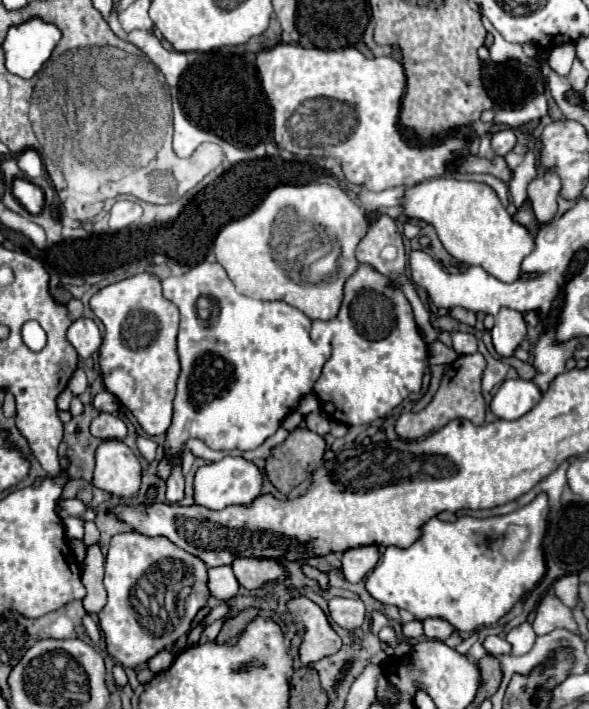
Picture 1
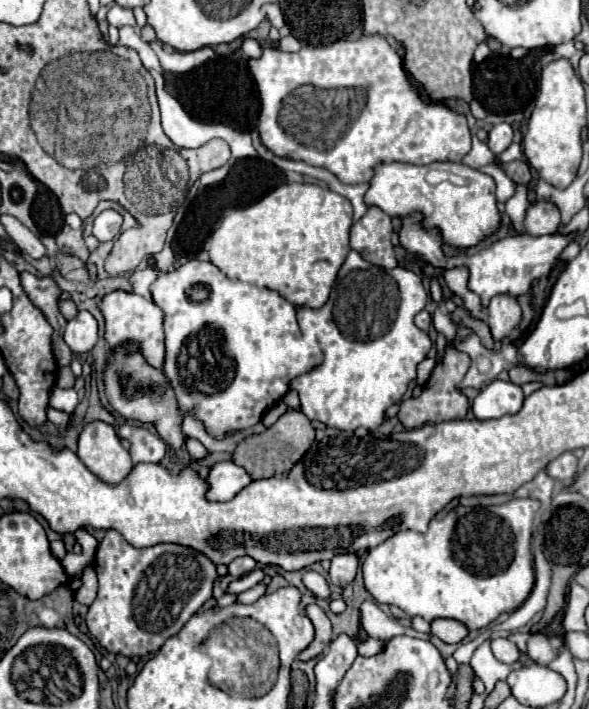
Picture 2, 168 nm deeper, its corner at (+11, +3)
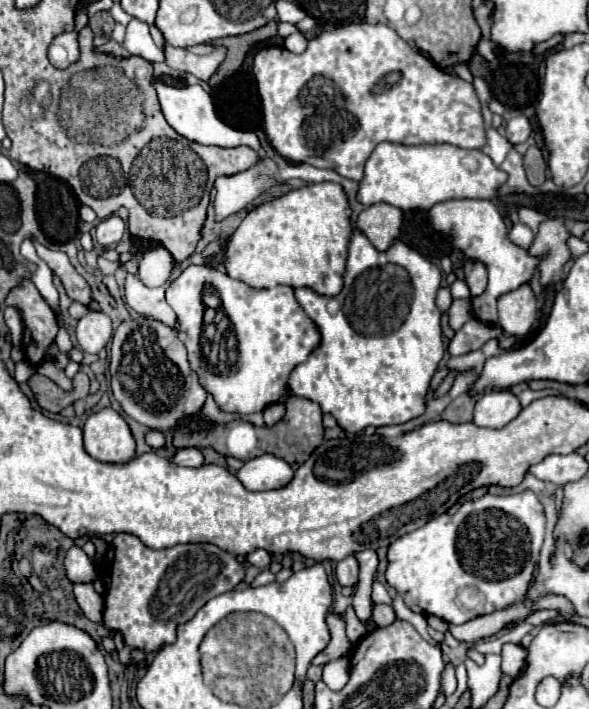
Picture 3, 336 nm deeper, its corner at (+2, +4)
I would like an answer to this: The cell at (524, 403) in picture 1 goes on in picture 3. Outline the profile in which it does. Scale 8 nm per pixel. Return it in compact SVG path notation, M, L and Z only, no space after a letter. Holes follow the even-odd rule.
M492 390L478 398L474 406L474 424L484 428L504 428L520 414L522 406L510 390Z

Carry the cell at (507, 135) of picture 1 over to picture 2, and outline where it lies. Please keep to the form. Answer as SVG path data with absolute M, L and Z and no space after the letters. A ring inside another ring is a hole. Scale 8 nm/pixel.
M501 123L489 131L487 145L495 155L499 155L511 145L511 141L513 141L513 127L509 123Z

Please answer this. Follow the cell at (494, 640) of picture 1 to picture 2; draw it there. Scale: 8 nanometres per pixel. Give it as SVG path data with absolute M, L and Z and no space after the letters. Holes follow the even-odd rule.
M493 639L491 641L491 649L493 649L493 655L501 661L501 663L507 663L507 665L513 665L521 659L521 651L517 649L517 645L513 645L509 639Z

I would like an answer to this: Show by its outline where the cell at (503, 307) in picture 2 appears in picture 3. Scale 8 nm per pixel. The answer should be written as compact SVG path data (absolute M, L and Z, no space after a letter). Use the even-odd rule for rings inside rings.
M528 284L498 298L498 324L506 334L524 336L536 320L536 298Z

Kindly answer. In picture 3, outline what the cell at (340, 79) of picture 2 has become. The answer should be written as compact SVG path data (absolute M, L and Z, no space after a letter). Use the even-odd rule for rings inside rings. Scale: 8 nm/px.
M350 24L346 28L326 30L308 42L304 54L292 54L278 46L262 48L254 56L252 70L262 100L266 136L274 150L290 162L306 162L320 168L322 156L334 164L340 176L360 182L366 158L370 158L380 142L404 146L452 144L458 148L482 148L486 144L484 120L474 86L440 70L386 24Z

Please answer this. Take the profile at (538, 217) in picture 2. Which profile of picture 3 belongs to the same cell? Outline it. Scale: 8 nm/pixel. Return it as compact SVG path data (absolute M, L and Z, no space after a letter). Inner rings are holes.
M546 218L538 234L534 236L534 242L530 246L530 254L540 256L540 282L546 286L556 272L562 270L562 266L570 260L570 248L566 244L570 236L568 224L564 218Z

